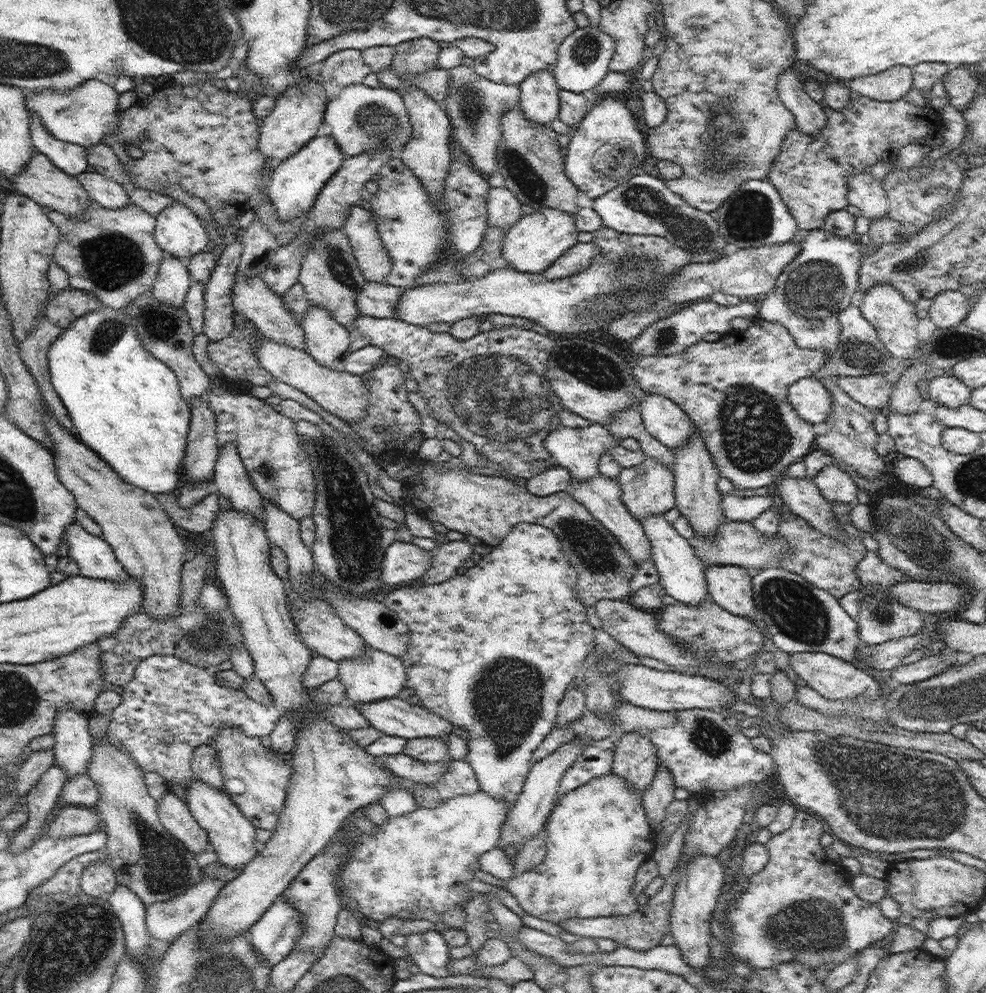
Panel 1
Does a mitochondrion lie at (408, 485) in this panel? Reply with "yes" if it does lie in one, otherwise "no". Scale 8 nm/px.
no

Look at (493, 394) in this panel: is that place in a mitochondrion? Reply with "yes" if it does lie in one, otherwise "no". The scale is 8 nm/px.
yes

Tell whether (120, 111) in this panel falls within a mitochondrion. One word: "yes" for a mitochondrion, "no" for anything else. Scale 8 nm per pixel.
no

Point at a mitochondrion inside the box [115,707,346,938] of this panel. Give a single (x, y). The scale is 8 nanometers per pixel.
(163, 866)

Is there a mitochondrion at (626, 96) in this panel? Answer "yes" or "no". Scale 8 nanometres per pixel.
no

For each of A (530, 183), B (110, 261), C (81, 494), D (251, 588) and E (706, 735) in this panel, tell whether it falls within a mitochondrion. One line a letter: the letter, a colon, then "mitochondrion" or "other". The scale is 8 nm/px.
A: mitochondrion
B: mitochondrion
C: other
D: other
E: mitochondrion

